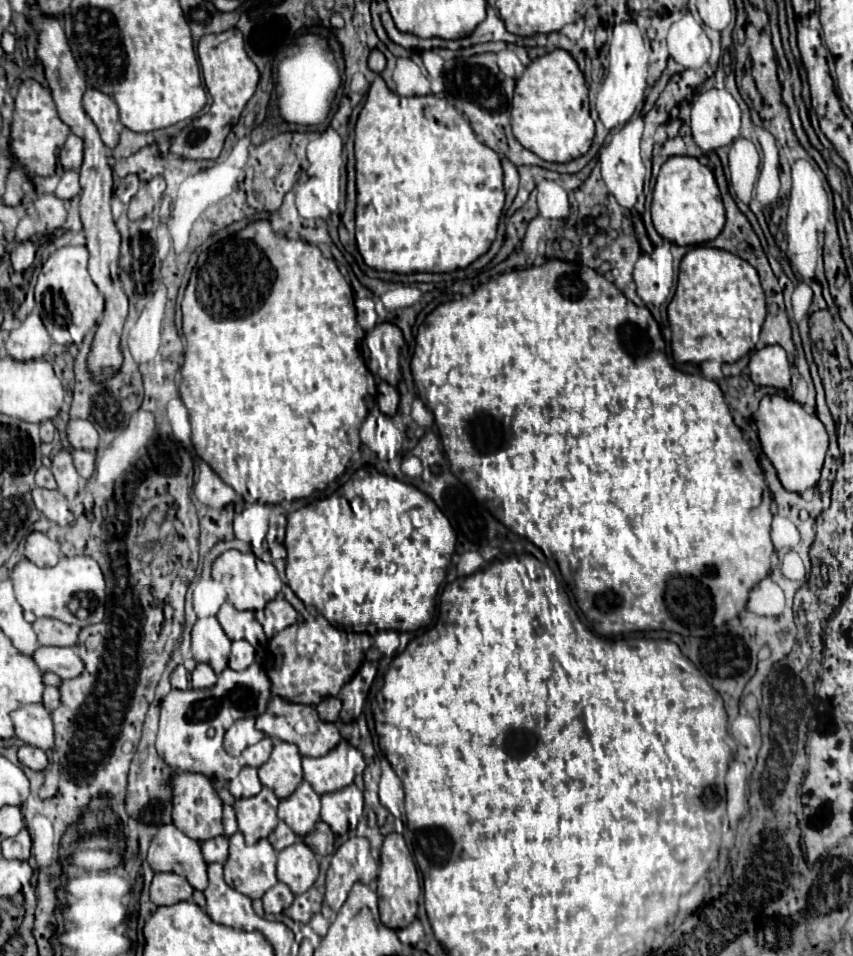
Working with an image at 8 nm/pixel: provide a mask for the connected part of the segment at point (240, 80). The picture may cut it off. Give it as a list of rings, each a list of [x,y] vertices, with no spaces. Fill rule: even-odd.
[[[238,28],[220,32],[220,34],[208,34],[202,36],[198,42],[198,60],[204,76],[204,84],[208,88],[208,94],[212,96],[212,106],[208,114],[192,120],[190,130],[190,144],[172,144],[172,152],[180,154],[184,158],[218,158],[222,152],[224,140],[230,134],[232,126],[238,122],[246,102],[252,98],[256,84],[258,84],[258,68],[248,58],[244,50],[244,38]]]

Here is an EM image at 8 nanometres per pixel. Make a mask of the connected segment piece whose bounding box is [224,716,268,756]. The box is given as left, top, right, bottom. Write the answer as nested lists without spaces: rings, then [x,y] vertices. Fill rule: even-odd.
[[[256,716],[236,720],[224,736],[224,748],[228,754],[240,756],[240,752],[244,752],[248,746],[260,742],[264,736],[268,736],[268,734],[264,734],[262,730],[256,728]]]

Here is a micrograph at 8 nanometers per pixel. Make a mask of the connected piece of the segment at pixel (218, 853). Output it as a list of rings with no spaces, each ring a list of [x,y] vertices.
[[[218,836],[218,838],[212,838],[212,840],[206,840],[202,844],[202,854],[204,854],[204,860],[210,864],[210,862],[220,862],[224,864],[226,858],[228,858],[228,838],[224,836]]]

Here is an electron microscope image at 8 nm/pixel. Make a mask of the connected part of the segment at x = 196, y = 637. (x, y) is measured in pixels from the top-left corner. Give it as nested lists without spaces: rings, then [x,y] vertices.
[[[198,618],[192,628],[192,654],[196,662],[206,662],[216,674],[228,666],[230,640],[216,618]]]

